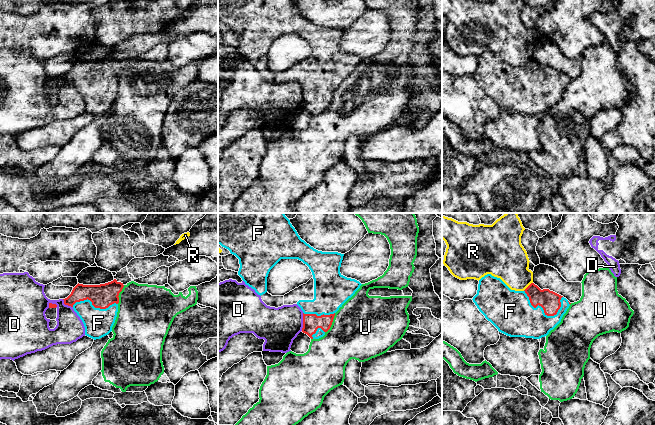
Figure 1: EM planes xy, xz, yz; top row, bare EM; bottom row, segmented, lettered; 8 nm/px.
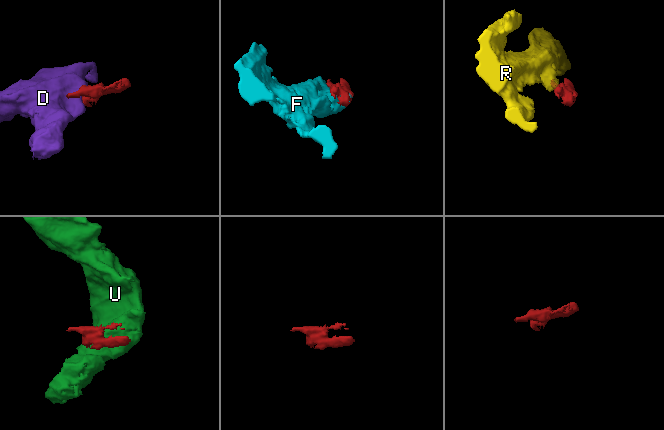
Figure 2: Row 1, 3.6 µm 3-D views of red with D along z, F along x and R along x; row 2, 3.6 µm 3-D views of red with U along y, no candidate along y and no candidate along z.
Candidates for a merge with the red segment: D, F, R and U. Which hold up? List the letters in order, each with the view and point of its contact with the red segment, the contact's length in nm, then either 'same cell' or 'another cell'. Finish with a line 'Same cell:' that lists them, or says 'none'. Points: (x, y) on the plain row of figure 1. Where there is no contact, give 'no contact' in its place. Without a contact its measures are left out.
D: meets red in xz at (303, 98); contact 140 nm long; another cell
F: meets red in yz at (541, 82); contact 340 nm long; same cell
R: meets red in yz at (528, 62); contact 100 nm long; another cell
U: meets red in xz at (331, 99); contact 180 nm long; another cell
Same cell: F

